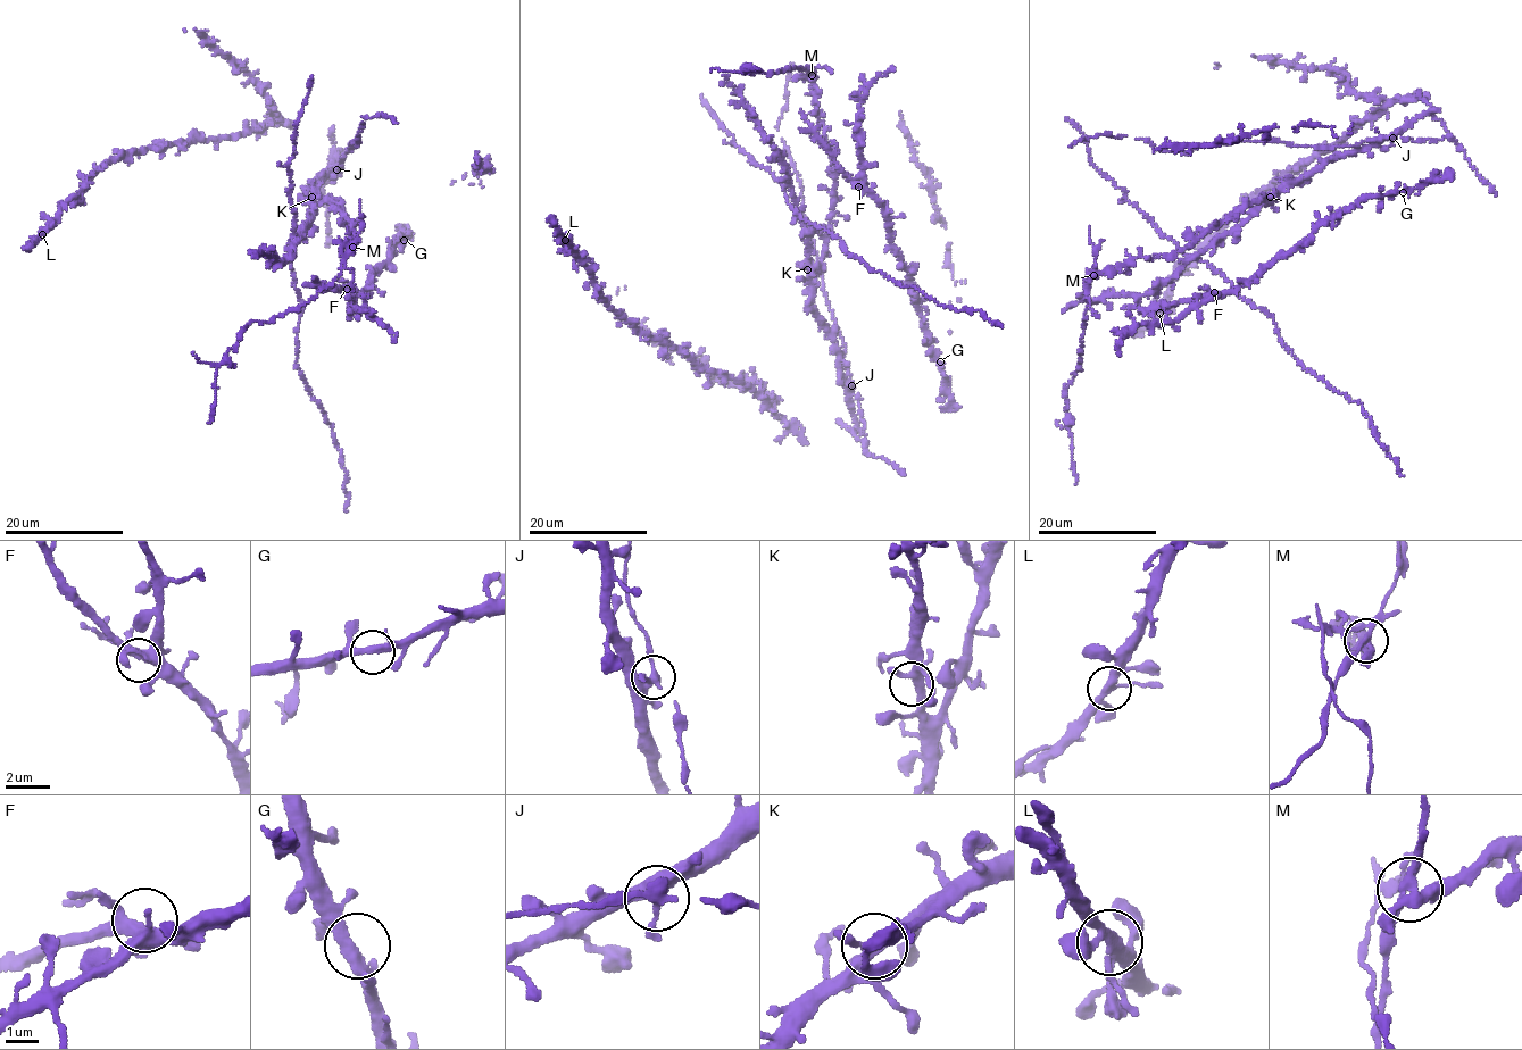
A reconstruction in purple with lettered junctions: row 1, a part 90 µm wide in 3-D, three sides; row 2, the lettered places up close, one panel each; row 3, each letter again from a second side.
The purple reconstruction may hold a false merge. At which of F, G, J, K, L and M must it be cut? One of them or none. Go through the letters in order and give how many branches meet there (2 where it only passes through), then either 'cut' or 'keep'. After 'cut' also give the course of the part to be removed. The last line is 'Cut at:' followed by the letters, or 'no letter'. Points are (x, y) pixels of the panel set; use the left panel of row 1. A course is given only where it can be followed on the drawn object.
F: 6 | keep
G: 4 | keep
J: 4 | keep
K: 5 | keep
L: 5 | keep
M: 6 | cut | (352, 248), (342, 273), (306, 303), (268, 322), (252, 321), (240, 333), (217, 367), (207, 423)
Cut at: M

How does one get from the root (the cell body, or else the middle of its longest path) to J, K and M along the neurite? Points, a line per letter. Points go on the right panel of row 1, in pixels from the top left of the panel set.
J: (1198, 235), (1214, 230), (1249, 203), (1298, 183), (1336, 157), (1355, 153), (1392, 138)
K: (1198, 235), (1214, 230), (1249, 203), (1267, 198), (1270, 201), (1270, 197)
M: (1198, 235), (1174, 252), (1139, 256), (1094, 275)

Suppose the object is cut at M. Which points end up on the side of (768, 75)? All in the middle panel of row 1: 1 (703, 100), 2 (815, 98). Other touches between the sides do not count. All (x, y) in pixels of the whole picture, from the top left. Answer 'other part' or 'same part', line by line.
1: other part
2: other part

